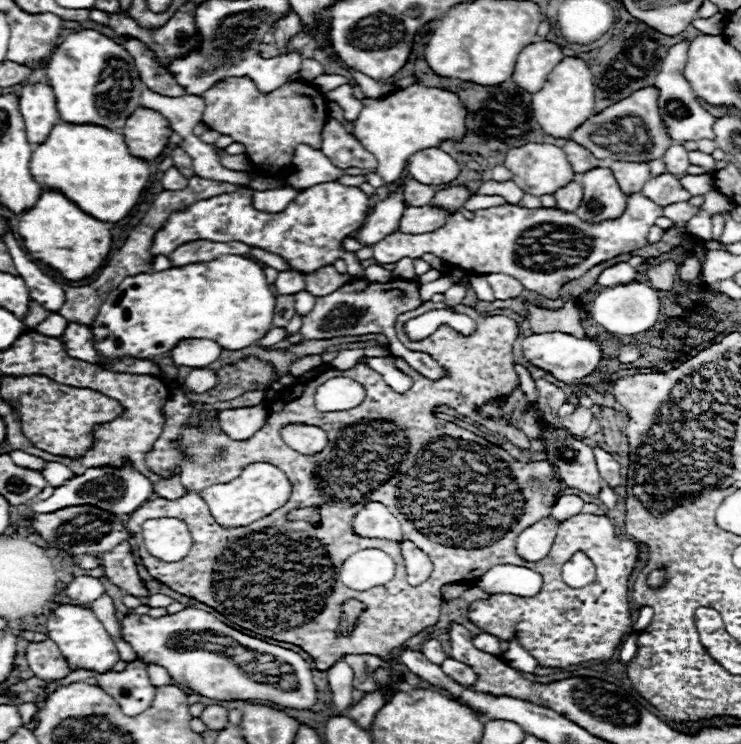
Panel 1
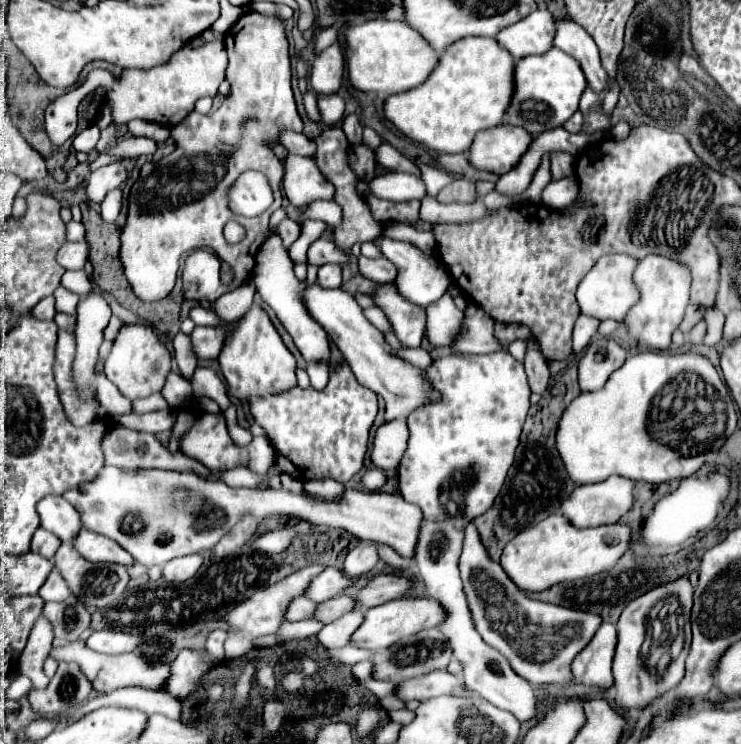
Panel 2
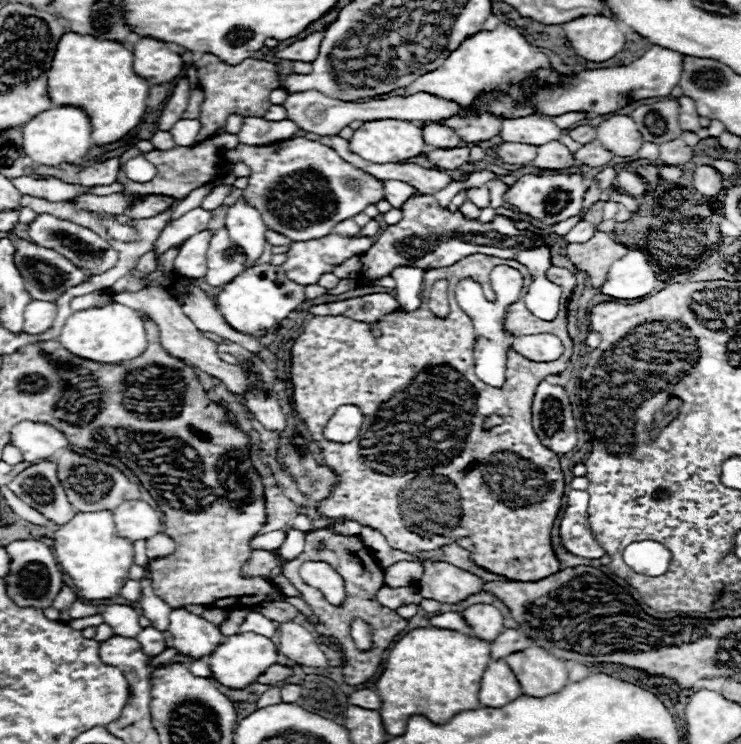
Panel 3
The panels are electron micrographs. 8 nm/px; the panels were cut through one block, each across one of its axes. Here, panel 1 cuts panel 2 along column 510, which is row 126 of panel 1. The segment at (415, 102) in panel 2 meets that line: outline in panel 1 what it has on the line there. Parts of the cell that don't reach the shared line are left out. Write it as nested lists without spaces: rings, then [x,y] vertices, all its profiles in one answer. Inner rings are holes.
[[[58,124],[58,126],[54,126],[48,140],[32,152],[30,172],[32,172],[34,180],[38,184],[42,184],[42,188],[54,188],[54,190],[62,192],[68,200],[78,204],[78,208],[82,208],[82,212],[86,212],[92,218],[102,220],[102,222],[120,222],[122,218],[126,218],[128,212],[136,206],[140,192],[146,186],[148,176],[150,176],[148,162],[130,156],[122,134],[106,130],[102,126],[94,126],[94,124]]]

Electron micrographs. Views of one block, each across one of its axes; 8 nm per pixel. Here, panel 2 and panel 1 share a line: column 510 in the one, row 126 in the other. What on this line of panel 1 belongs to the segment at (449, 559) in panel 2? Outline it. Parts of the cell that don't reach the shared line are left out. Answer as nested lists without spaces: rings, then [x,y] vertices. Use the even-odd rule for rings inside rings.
[[[678,42],[670,48],[666,60],[662,62],[662,70],[660,74],[656,76],[656,82],[654,86],[658,88],[660,96],[658,96],[658,108],[660,108],[660,116],[668,128],[668,134],[672,140],[676,142],[686,142],[686,140],[702,140],[702,138],[708,138],[708,140],[714,140],[714,122],[716,118],[712,114],[708,114],[698,98],[694,96],[690,84],[684,80],[682,76],[682,70],[684,70],[684,64],[686,64],[686,52],[688,52],[688,42]],[[414,84],[406,90],[396,90],[384,98],[366,98],[362,100],[362,112],[356,120],[356,140],[376,156],[378,168],[374,170],[386,184],[398,182],[408,158],[430,146],[438,146],[446,138],[462,138],[466,132],[464,126],[466,110],[462,108],[456,94],[438,90],[438,88],[424,88]]]

